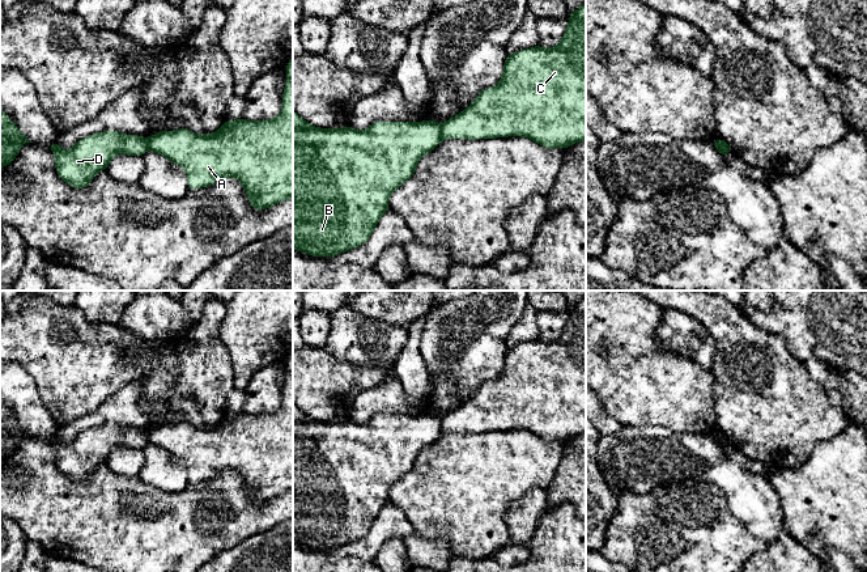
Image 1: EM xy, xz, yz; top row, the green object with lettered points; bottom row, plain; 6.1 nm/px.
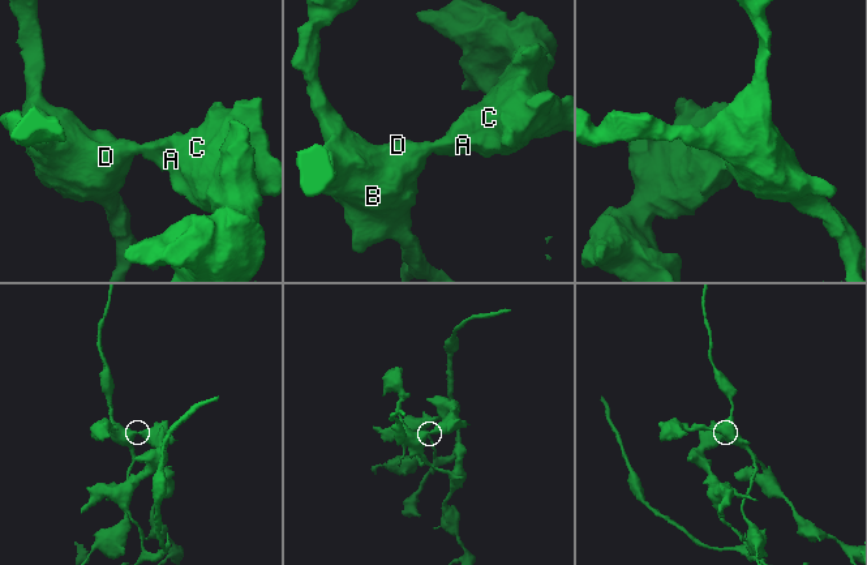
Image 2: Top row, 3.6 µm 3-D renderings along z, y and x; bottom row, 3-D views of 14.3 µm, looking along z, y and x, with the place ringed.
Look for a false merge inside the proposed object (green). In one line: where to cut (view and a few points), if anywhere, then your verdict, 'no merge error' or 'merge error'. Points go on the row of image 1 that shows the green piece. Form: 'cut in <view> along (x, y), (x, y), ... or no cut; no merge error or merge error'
cut in xz along (440, 126), (442, 138); merge error

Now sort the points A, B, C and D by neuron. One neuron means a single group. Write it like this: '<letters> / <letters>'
A C / B D

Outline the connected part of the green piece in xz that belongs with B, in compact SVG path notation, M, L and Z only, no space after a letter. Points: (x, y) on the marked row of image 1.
M293 111L293 249L314 257L332 257L364 245L371 236L382 215L388 211L388 198L392 191L409 179L418 160L442 141L441 124L428 119L418 123L377 122L364 131L349 126L340 130L315 128Z

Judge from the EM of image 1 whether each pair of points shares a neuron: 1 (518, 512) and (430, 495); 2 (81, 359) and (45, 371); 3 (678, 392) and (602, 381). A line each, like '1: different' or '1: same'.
1: different
2: same
3: same

